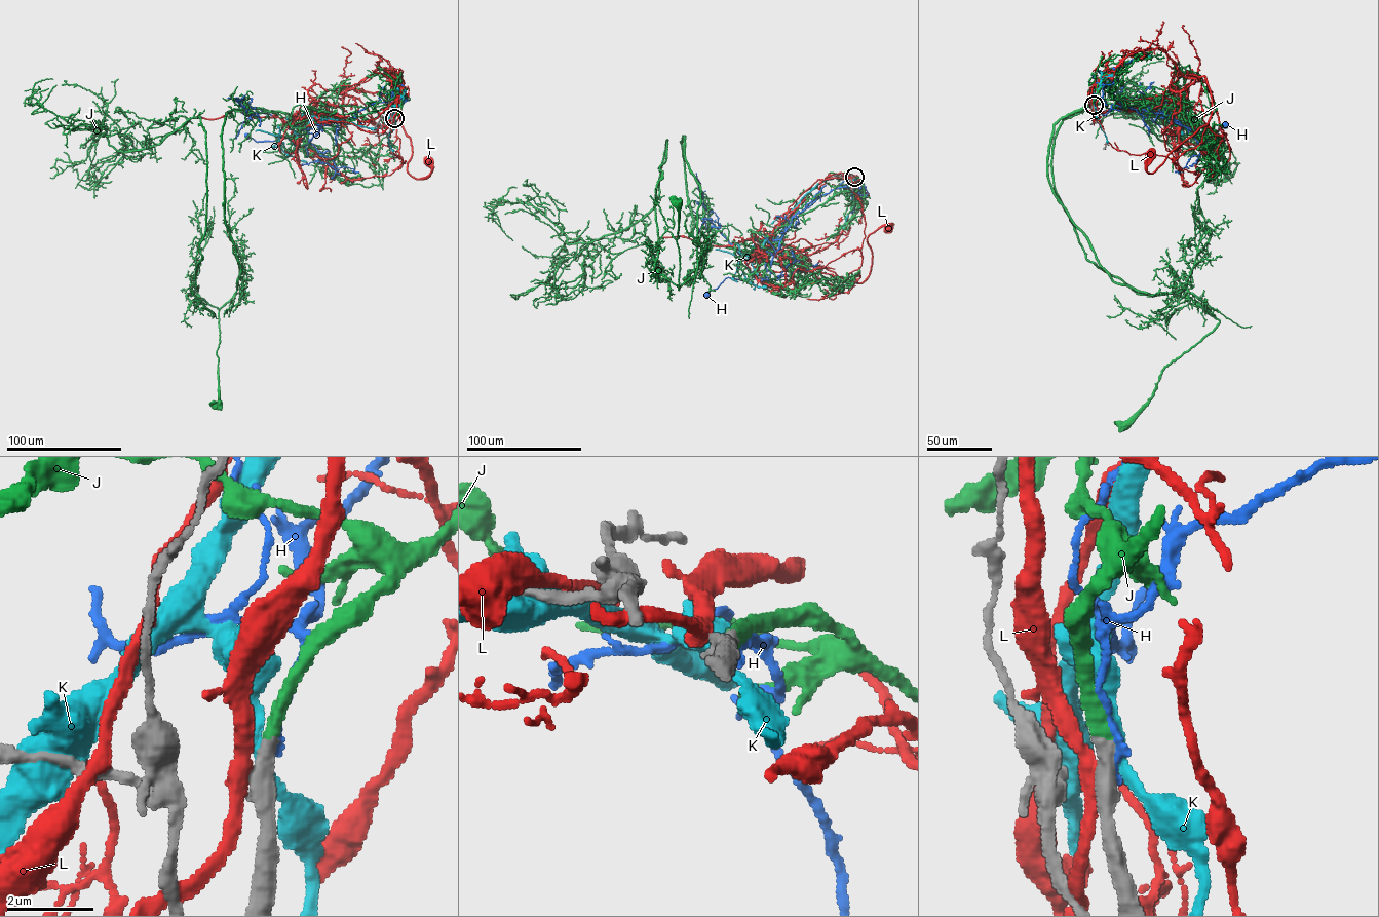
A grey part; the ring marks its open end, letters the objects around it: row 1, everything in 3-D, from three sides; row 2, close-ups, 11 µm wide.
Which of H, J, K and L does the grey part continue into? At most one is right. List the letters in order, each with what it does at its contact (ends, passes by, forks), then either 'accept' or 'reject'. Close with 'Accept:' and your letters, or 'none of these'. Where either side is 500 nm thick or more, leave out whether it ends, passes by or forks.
H: reject
J: it ends; accept
K: it passes by; reject
L: reject
Accept: J

